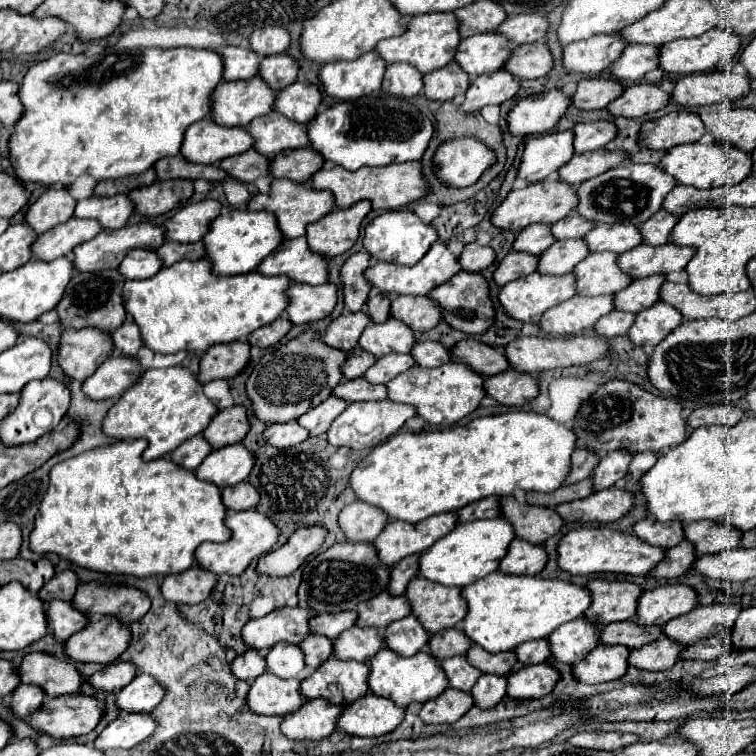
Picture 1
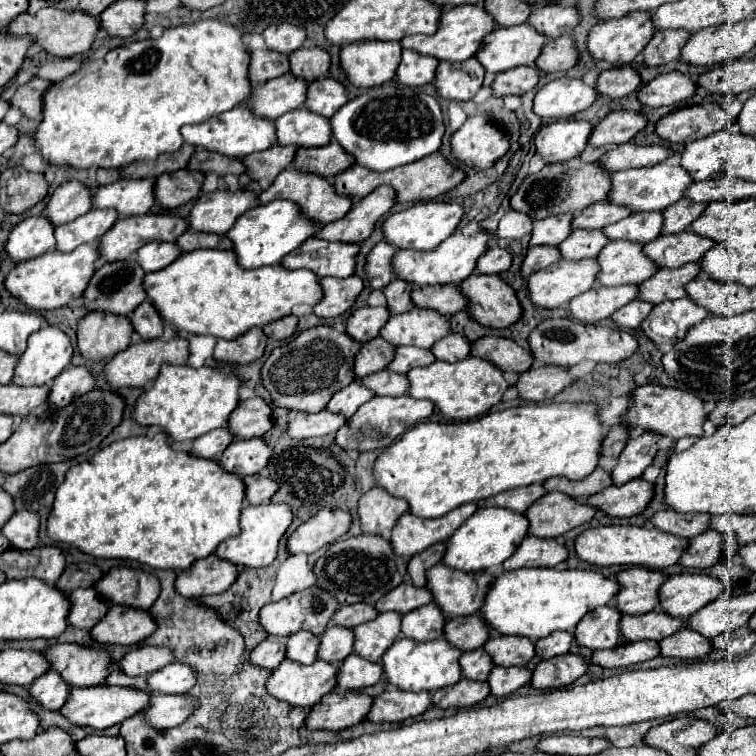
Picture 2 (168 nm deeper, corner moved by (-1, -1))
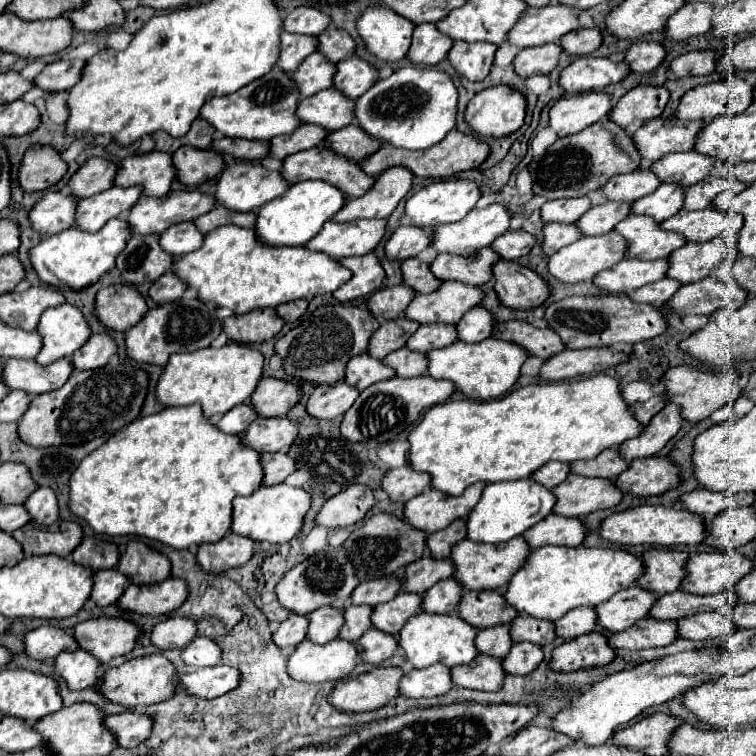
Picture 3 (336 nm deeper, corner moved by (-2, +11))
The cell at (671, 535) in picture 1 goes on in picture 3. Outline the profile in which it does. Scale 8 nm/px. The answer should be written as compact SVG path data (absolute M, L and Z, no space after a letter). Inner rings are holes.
M703 488L693 490L689 494L681 496L681 506L697 516L711 518L717 516L723 510L731 508L741 508L741 506L751 506L753 502L753 492L743 492L743 494L723 494L723 492L707 492Z

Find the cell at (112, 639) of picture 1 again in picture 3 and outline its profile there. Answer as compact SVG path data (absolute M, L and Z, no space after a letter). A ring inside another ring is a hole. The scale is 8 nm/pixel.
M167 578L165 582L151 586L129 584L115 604L123 612L143 616L163 616L179 608L179 604L183 604L185 598L187 598L187 584L183 580Z

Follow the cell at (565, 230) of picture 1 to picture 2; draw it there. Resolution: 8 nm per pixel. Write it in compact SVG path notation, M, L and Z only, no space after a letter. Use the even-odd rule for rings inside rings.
M602 200L602 202L590 204L580 214L576 214L572 226L594 230L594 228L604 228L608 224L614 224L626 216L630 216L630 210L626 206L618 206L618 204L612 204L610 200Z

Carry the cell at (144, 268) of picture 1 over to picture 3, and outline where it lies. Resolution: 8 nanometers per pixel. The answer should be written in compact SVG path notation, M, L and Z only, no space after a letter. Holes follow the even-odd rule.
M193 222L175 224L159 234L159 246L171 256L193 252L201 244L203 244L203 234L193 226Z

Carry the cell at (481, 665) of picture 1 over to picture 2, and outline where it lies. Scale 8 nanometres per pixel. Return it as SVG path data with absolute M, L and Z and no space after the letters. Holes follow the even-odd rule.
M494 636L484 644L496 666L526 666L534 656L534 642L524 636Z

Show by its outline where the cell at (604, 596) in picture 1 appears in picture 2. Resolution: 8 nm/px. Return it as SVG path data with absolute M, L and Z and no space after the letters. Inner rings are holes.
M632 566L616 574L622 590L616 596L616 608L622 614L646 614L660 604L660 586L668 574L662 570L648 570Z

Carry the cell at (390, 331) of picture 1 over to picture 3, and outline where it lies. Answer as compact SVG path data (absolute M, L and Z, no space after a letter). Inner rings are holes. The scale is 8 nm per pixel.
M443 282L431 294L415 294L405 318L417 324L457 324L459 318L483 298L477 286L467 286L461 282Z

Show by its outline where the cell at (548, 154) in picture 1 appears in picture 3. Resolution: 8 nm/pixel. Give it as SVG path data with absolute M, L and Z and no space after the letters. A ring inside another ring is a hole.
M603 92L563 96L549 110L549 128L555 130L559 138L571 136L603 120L609 110L609 96Z

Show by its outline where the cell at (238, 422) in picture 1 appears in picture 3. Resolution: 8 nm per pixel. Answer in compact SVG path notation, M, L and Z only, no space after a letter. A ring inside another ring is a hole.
M265 378L259 382L251 396L251 406L255 408L257 416L263 418L281 418L287 414L289 408L295 406L299 400L299 390L291 384L285 384L277 378Z

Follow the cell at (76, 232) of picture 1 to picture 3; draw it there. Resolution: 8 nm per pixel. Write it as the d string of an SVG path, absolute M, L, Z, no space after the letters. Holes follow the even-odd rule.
M109 188L91 198L83 198L77 202L75 210L75 226L83 232L97 232L101 226L111 220L123 216L141 196L141 188Z

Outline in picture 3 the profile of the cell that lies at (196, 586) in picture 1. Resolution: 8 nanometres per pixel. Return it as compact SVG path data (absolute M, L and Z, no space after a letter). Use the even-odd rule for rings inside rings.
M227 532L215 544L201 544L197 548L197 564L203 572L225 574L235 566L243 566L253 556L253 540Z

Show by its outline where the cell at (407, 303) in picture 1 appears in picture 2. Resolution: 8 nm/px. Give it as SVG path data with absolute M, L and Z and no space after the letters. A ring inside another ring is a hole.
M434 284L434 286L416 288L412 292L412 300L418 308L434 308L446 316L466 310L468 304L460 286L454 284Z

